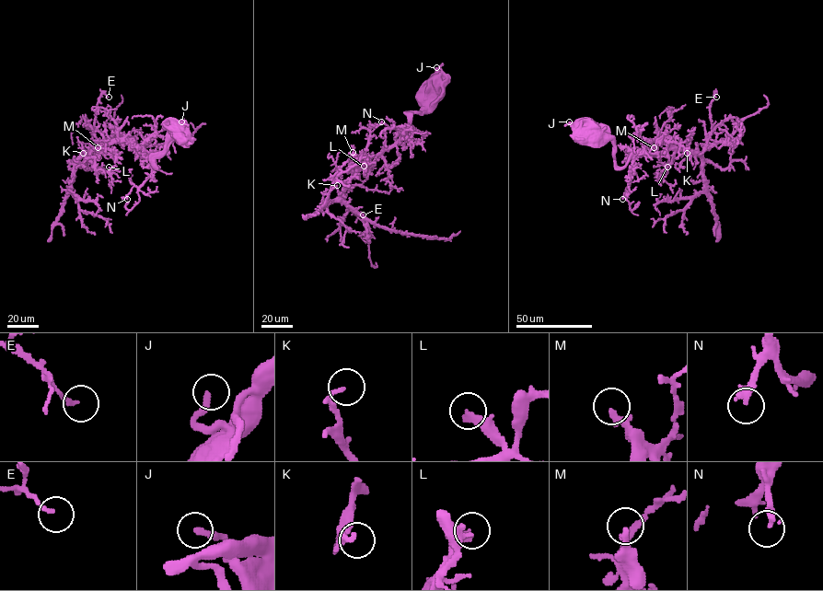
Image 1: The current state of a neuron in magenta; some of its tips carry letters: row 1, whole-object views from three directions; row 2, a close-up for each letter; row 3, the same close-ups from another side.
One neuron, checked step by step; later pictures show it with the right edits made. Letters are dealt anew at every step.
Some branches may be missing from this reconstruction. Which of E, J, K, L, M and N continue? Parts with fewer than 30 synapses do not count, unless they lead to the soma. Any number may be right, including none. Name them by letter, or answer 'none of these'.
M

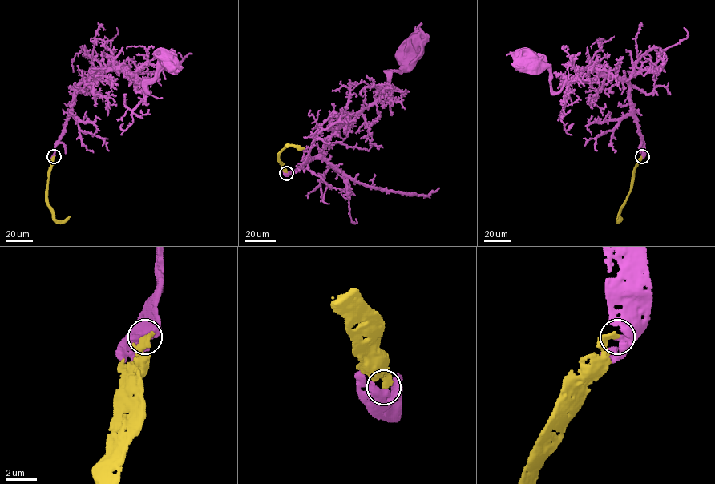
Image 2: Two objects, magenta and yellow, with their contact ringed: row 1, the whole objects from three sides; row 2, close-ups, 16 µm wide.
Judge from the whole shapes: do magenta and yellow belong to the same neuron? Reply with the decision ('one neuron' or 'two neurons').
one neuron

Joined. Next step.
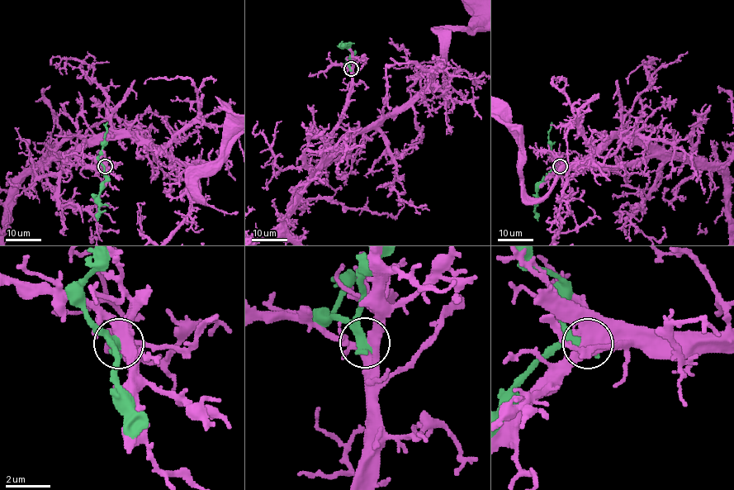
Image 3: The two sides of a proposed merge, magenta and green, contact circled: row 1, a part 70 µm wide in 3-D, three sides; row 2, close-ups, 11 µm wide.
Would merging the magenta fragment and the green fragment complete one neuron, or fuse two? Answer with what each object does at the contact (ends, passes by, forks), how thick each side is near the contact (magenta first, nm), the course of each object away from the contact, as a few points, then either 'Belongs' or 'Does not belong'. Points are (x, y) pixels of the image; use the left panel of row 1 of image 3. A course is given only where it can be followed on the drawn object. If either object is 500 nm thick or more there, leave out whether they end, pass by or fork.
Thickness 600 nm (magenta) against 460 nm. Course of magenta: (105, 166), (77, 154), (137, 137), (177, 159), (195, 198), (224, 142). Course of green: (104, 166), (105, 181), (99, 195), (97, 221). Does not belong

